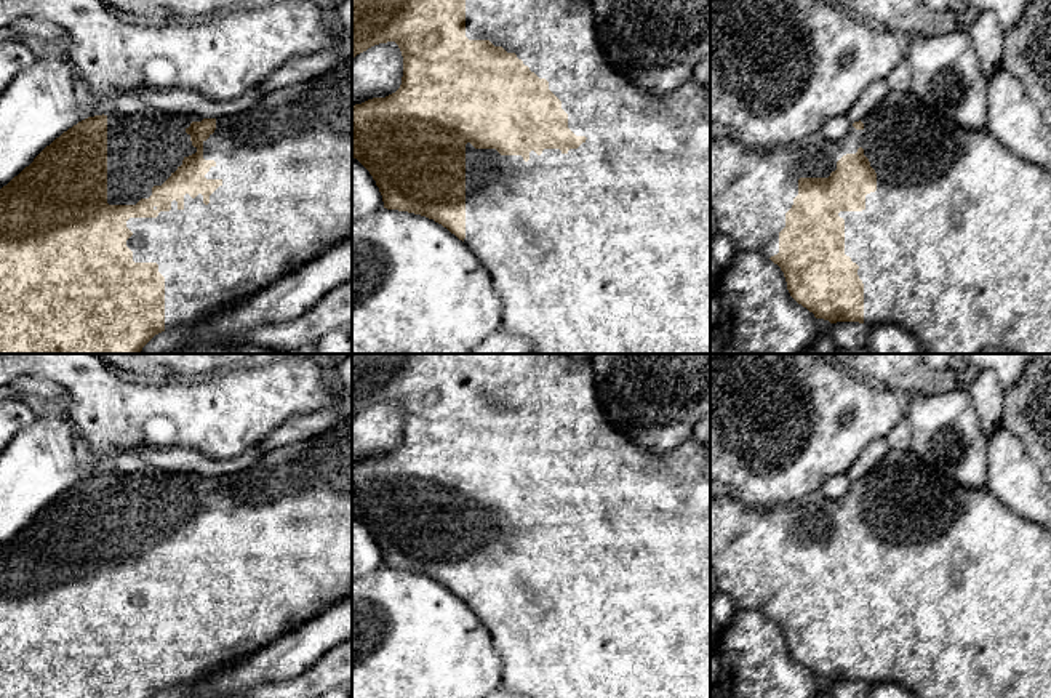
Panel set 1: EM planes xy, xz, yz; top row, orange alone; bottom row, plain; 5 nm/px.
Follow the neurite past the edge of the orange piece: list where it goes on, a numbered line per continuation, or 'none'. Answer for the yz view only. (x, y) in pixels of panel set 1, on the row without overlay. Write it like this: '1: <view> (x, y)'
1: yz (955, 602)

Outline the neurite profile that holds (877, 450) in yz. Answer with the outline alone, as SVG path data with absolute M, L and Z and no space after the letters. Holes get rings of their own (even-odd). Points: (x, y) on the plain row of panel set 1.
M886 439L873 440L854 461L854 464L846 472L854 482L862 479L875 464L878 464L891 451Z

